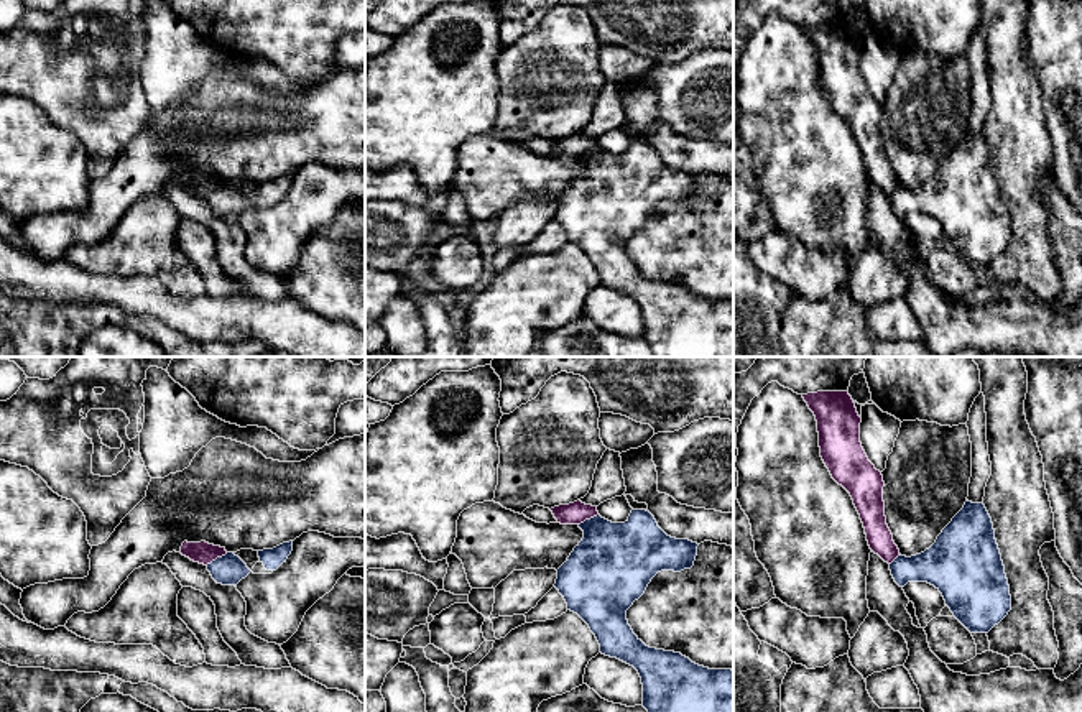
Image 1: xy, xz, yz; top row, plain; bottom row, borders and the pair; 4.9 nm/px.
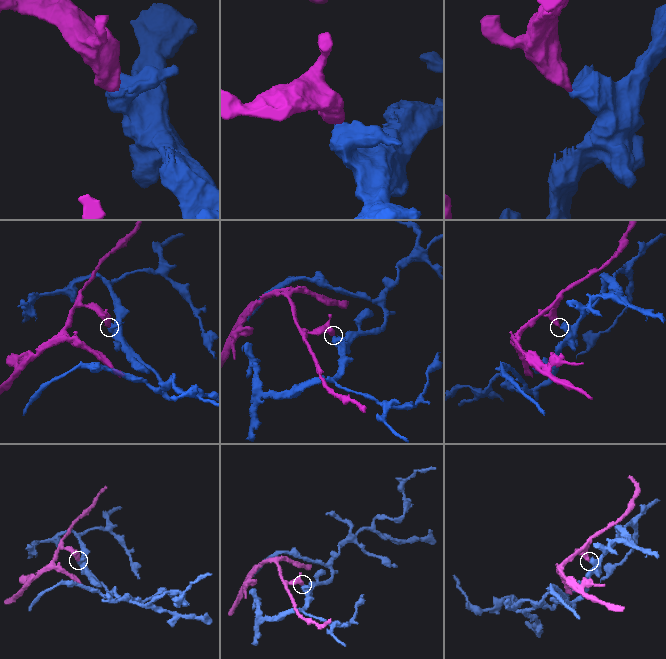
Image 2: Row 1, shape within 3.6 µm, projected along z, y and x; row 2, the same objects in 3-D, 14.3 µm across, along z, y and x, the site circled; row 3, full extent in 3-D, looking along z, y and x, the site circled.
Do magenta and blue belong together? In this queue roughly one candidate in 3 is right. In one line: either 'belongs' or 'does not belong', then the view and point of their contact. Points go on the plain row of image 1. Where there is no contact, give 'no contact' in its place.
does not belong; meets magenta in xy at (216, 189)

